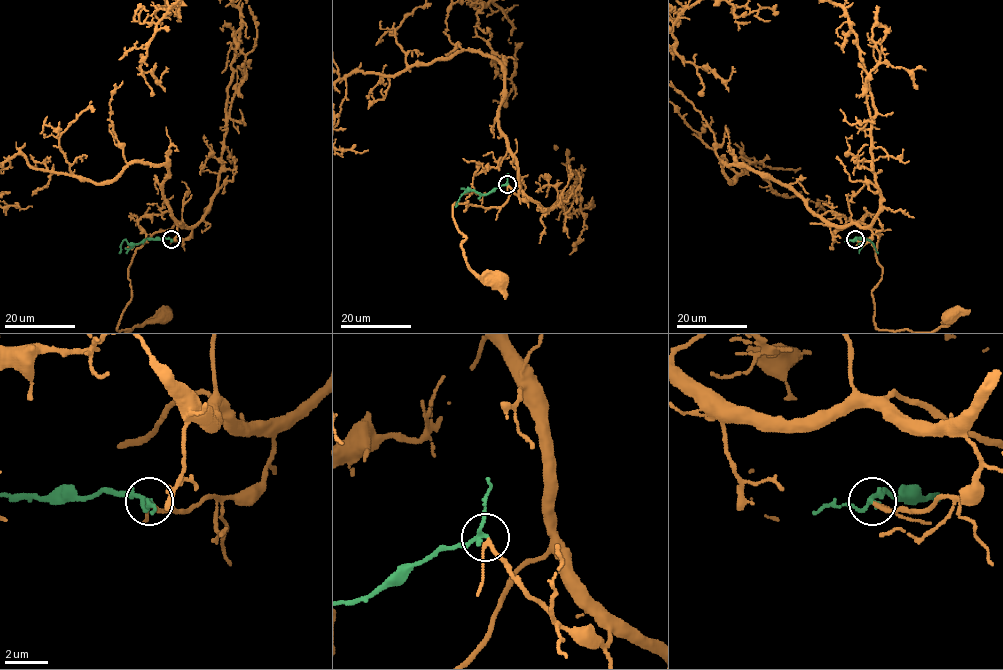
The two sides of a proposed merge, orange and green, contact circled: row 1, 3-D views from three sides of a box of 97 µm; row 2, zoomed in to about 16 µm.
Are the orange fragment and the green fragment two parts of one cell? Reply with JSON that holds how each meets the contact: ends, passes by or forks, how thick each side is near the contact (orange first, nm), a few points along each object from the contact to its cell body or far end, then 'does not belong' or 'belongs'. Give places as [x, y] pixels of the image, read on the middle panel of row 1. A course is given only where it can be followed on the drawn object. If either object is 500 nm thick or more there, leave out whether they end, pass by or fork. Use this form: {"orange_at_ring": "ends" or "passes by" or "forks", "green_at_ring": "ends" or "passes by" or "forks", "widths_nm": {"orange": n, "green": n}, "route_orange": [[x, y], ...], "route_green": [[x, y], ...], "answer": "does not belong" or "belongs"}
{"orange_at_ring": "passes by", "green_at_ring": "passes by", "widths_nm": {"orange": 150, "green": 200}, "route_orange": [[508, 183], [527, 200], [518, 186], [501, 206], [453, 206], [465, 262], [499, 279]], "route_green": [[507, 183], [486, 194], [469, 190], [455, 206]], "answer": "belongs"}

